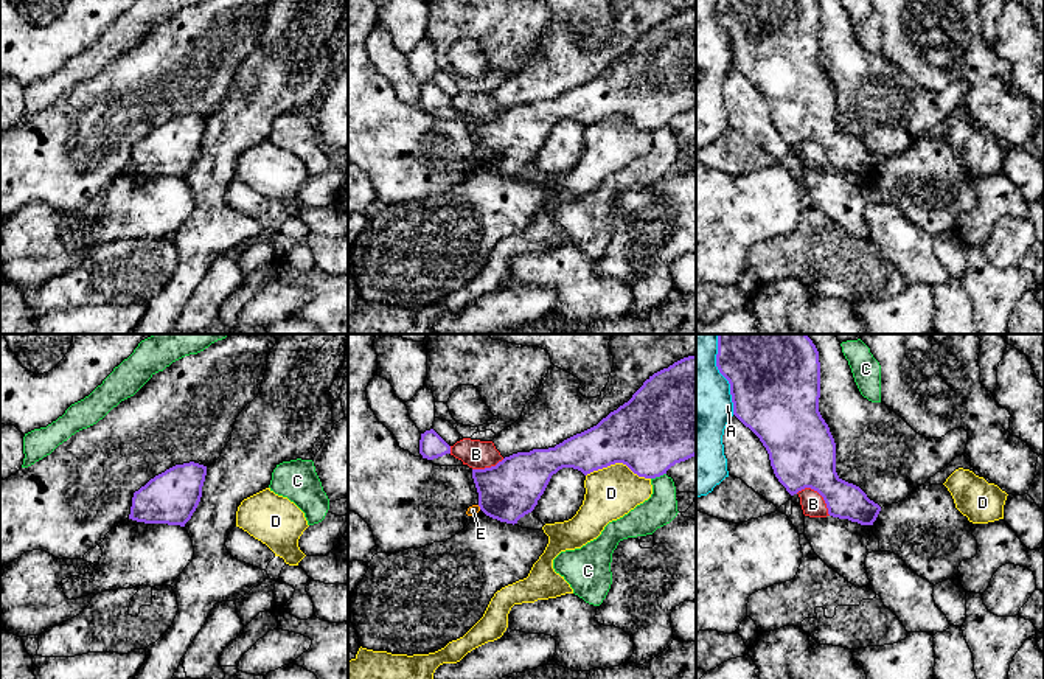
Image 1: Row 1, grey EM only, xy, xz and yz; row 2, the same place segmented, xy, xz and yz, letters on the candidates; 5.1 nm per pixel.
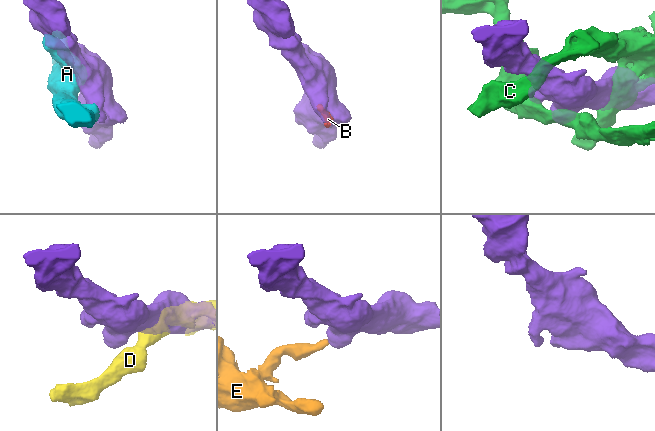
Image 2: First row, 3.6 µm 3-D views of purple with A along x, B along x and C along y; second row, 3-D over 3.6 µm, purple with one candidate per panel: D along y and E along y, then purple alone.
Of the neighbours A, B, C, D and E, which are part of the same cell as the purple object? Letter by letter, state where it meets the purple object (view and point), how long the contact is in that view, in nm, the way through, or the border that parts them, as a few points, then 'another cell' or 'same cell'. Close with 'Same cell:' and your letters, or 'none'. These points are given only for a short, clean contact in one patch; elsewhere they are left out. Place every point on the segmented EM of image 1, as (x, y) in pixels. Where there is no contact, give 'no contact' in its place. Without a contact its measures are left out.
A: yz (721, 373) | 420 nm | another cell
B: yz (817, 491) | 220 nm | another cell
C: xz (657, 476) | 90 nm | another cell
D: xz (619, 462) | 340 nm | another cell
E: xz (479, 505) | 30 nm | along xz (477, 505), (480, 508) | another cell
Same cell: none

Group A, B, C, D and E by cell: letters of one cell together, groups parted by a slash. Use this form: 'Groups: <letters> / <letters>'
Groups: A / B / C / D / E

